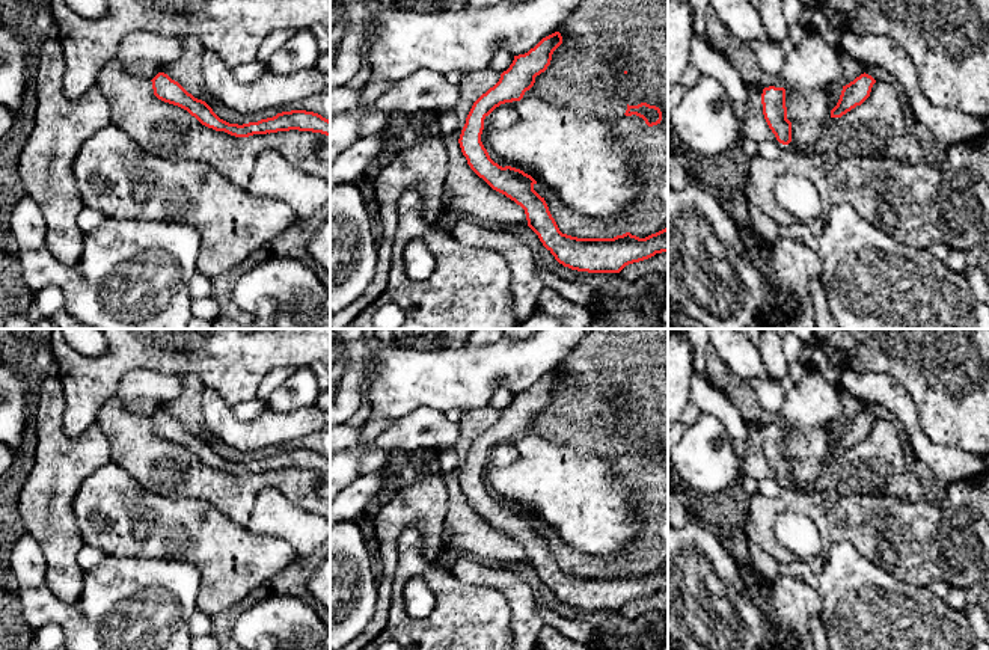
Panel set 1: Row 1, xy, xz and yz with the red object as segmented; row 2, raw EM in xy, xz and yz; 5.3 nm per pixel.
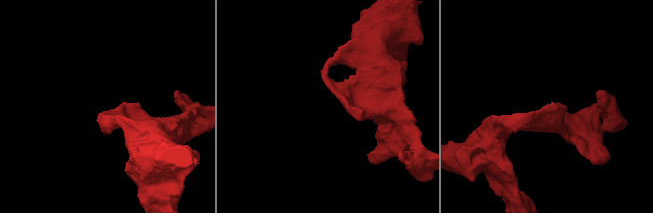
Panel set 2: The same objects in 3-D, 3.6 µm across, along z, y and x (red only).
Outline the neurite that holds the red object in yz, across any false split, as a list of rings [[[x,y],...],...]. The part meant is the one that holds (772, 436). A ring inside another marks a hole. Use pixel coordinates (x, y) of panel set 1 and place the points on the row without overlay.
[[[775,424],[764,425],[761,442],[764,457],[776,478],[788,483],[792,480],[792,460],[787,457],[785,427]]]

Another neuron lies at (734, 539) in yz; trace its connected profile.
[[[698,517],[698,520],[704,528],[712,531],[721,540],[721,543],[733,555],[737,564],[749,563],[748,537],[745,528],[730,526],[727,523],[716,523],[710,519],[701,517]]]

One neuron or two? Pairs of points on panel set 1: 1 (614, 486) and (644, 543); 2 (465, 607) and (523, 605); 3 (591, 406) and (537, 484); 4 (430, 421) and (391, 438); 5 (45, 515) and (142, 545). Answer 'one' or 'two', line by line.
1: two
2: two
3: two
4: one
5: two

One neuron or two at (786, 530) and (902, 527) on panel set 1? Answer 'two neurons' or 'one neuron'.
two neurons

